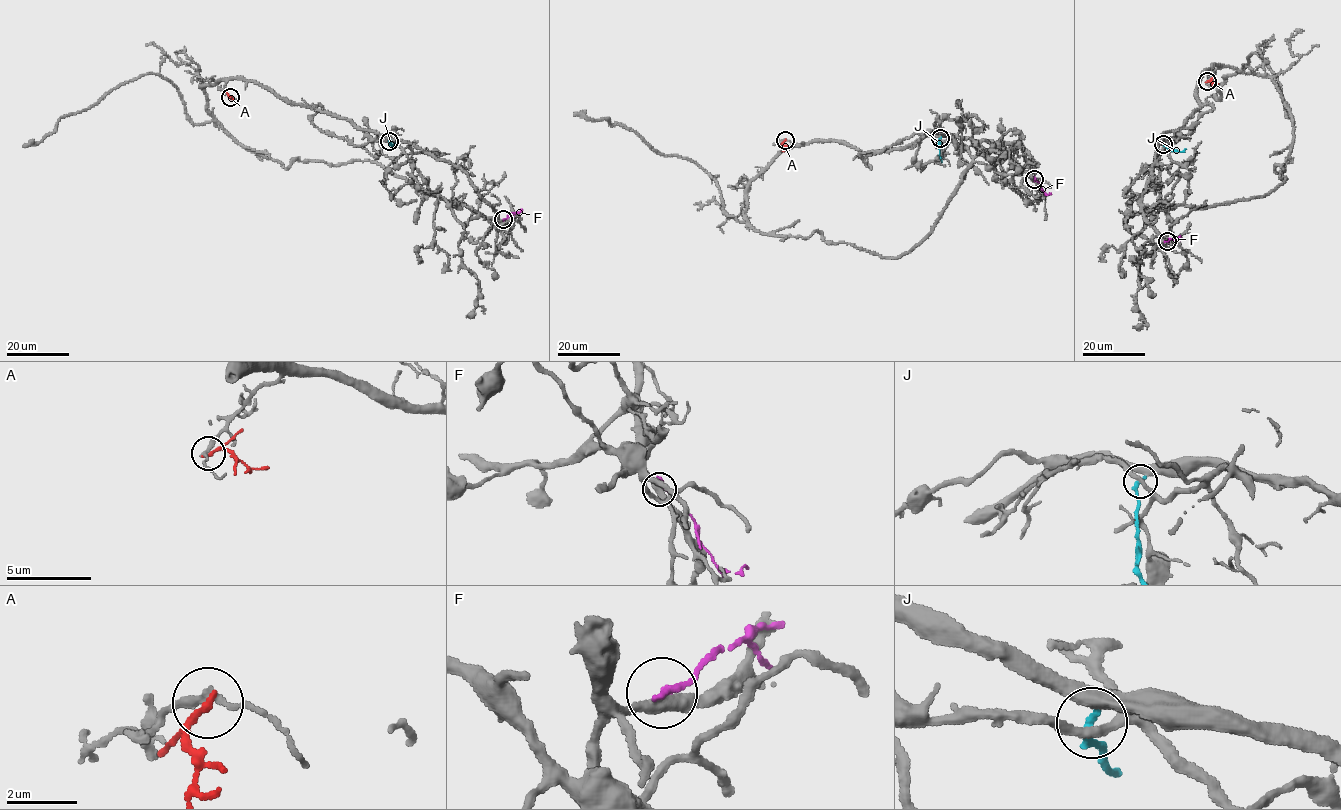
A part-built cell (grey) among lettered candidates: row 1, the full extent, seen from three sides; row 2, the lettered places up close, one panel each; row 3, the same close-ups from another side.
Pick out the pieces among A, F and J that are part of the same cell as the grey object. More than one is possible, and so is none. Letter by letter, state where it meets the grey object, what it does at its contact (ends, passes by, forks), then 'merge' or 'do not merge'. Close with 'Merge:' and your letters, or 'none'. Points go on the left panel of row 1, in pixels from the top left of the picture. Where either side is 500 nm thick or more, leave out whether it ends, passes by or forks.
A: (230, 97) | it ends | do not merge
F: (503, 219) | it ends | do not merge
J: (389, 141) | it ends | merge
Merge: J

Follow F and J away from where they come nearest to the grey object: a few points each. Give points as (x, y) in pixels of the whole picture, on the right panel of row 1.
F: (1167, 241), (1180, 239), (1179, 236)
J: (1163, 144), (1170, 150), (1183, 152), (1186, 149)

